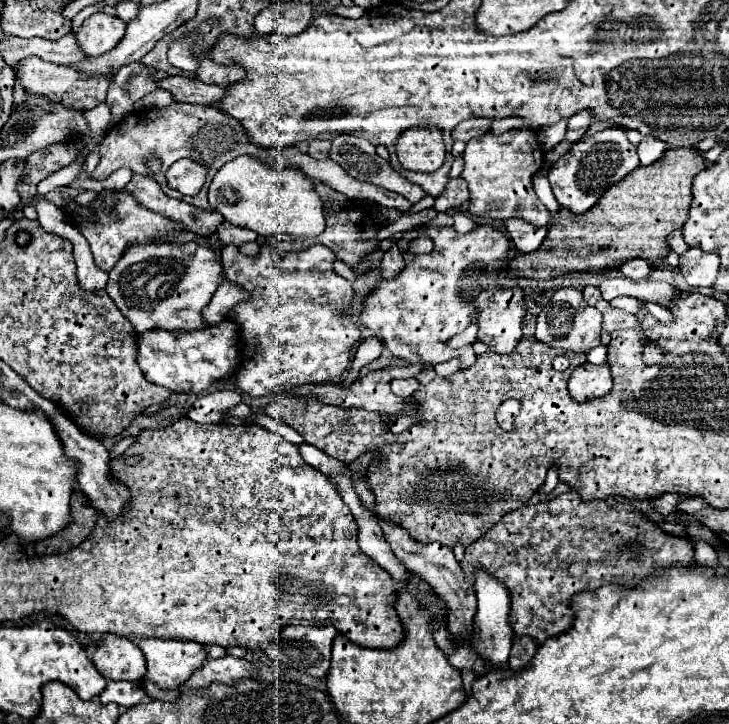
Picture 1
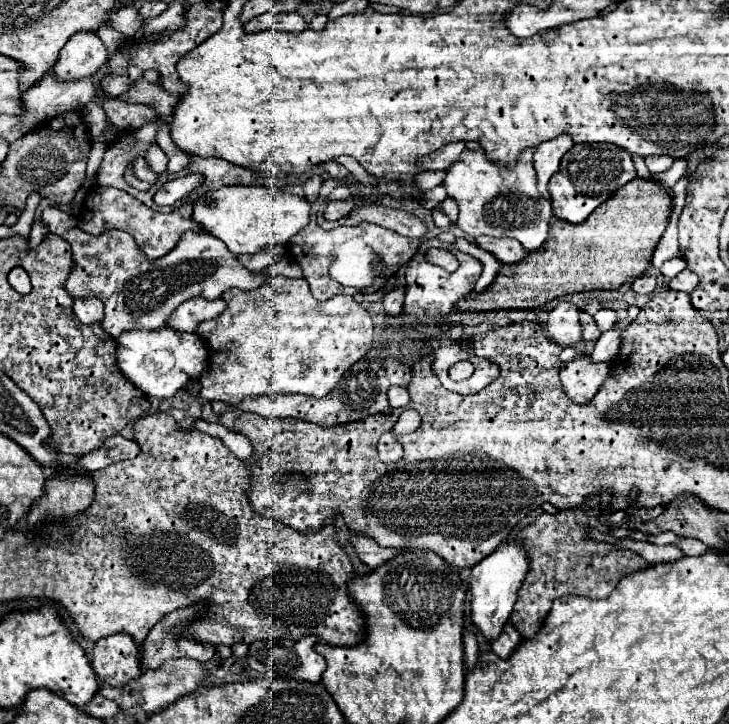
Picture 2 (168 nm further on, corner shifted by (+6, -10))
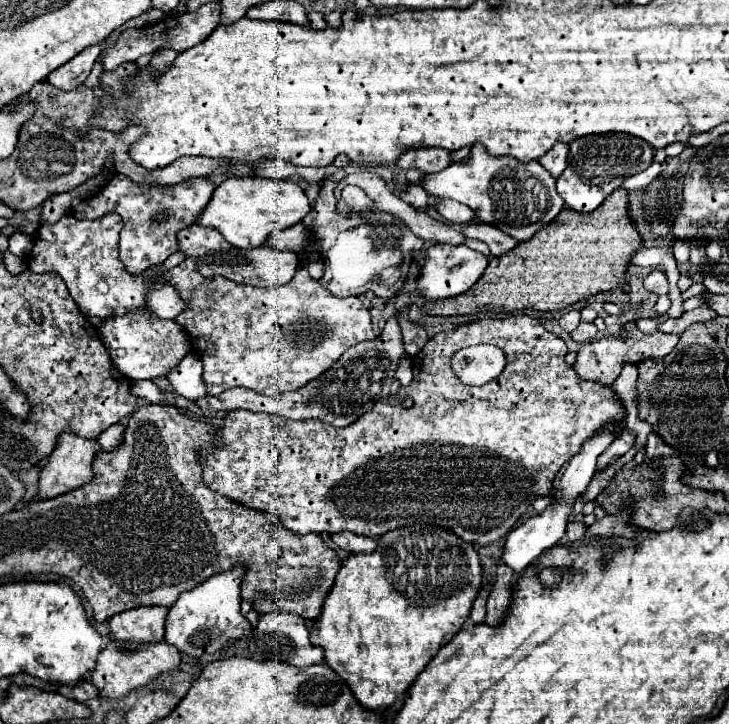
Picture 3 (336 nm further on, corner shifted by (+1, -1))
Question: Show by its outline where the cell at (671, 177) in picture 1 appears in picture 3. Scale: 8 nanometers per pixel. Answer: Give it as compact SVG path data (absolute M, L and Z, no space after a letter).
M616 189L606 201L594 209L594 213L574 213L572 209L564 209L546 229L540 229L532 241L518 243L512 251L492 257L484 275L478 279L474 287L454 299L426 301L422 311L426 315L438 317L456 317L456 315L472 315L480 311L504 311L514 313L520 309L534 311L560 311L568 305L588 299L600 291L610 291L624 281L626 267L630 265L630 257L642 247L642 239L634 229L634 223L628 219L628 199L624 189Z

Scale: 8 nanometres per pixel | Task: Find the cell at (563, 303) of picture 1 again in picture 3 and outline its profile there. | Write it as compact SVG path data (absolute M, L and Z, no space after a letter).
M576 309L564 311L562 317L558 319L558 323L560 323L560 327L562 327L566 333L574 331L574 329L578 327L578 323L580 323L580 311L576 311Z

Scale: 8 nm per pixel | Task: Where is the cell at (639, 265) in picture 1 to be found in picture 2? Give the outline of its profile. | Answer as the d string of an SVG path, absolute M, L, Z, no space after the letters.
M645 274L645 276L639 276L639 278L631 280L631 290L637 292L637 294L651 294L655 290L655 284L657 284L655 276Z

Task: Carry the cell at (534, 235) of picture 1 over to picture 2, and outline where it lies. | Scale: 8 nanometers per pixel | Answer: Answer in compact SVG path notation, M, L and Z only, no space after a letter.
M481 236L481 238L475 238L475 242L477 242L479 248L491 252L503 264L521 262L521 258L525 258L529 254L521 246L521 242L517 242L515 238L489 238L489 236Z

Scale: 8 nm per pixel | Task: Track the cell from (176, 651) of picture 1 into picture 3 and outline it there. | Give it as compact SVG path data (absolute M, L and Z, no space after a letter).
M234 565L232 569L208 577L194 589L182 593L178 601L170 607L170 613L166 617L166 643L174 645L178 651L190 657L200 657L204 653L212 655L224 649L226 645L238 641L246 633L250 633L252 625L240 613L242 577L244 577L244 567Z

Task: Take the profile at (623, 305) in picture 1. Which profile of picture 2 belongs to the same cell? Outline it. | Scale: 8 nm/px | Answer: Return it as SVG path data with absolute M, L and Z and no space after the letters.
M603 308L603 310L599 310L593 318L595 318L597 326L601 328L601 332L607 332L607 330L611 330L611 328L617 324L617 310Z

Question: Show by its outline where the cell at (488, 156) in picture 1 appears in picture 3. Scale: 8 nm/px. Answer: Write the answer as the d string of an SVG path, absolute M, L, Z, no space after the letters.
M480 143L470 149L464 161L452 163L438 173L424 175L422 187L428 195L450 197L468 205L482 223L494 225L518 241L534 237L538 229L554 221L564 209L564 201L554 187L554 177L542 169L538 161L520 163L512 157L492 157Z

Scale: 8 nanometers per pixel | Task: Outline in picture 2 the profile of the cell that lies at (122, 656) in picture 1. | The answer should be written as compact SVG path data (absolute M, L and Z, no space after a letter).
M111 634L111 636L105 636L95 642L95 650L91 654L91 666L101 684L121 688L127 682L141 676L141 666L139 666L137 656L139 656L139 646L133 642L133 638L129 638L127 634Z

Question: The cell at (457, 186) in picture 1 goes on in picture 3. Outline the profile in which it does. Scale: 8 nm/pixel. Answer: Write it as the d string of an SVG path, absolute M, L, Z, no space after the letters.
M442 199L434 205L434 209L450 223L470 223L474 219L474 211L462 203L456 203L454 199Z

